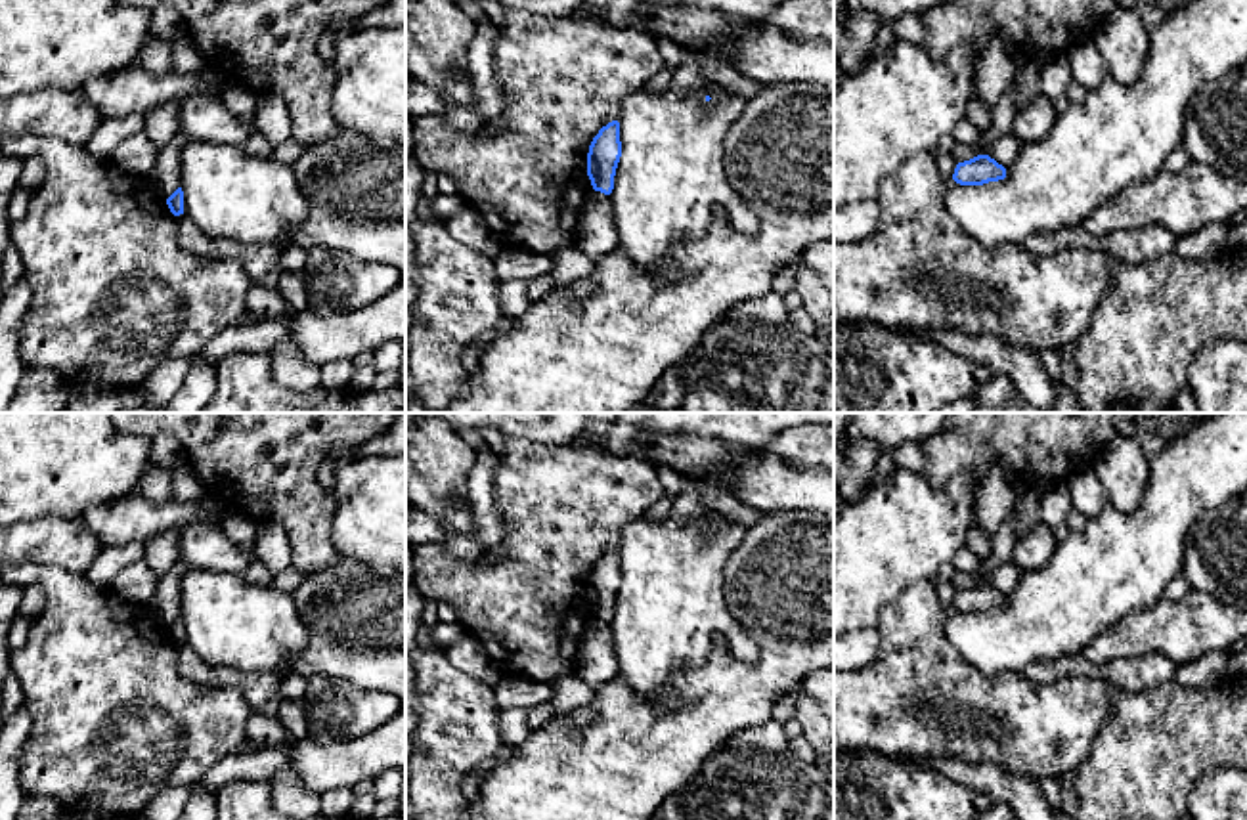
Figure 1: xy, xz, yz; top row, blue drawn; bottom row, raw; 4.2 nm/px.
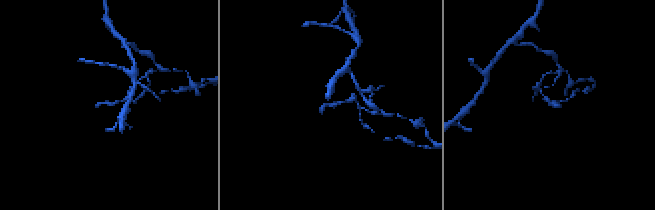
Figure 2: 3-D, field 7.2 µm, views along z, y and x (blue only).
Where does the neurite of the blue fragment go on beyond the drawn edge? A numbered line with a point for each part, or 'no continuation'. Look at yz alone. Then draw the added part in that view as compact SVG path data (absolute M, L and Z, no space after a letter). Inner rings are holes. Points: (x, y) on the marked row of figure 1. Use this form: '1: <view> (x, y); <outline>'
no continuation

